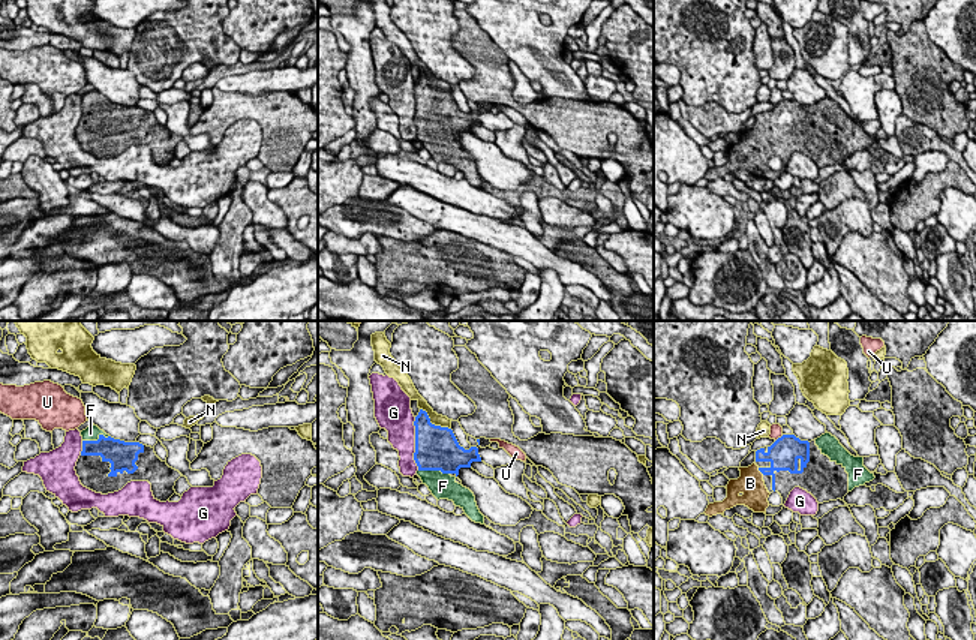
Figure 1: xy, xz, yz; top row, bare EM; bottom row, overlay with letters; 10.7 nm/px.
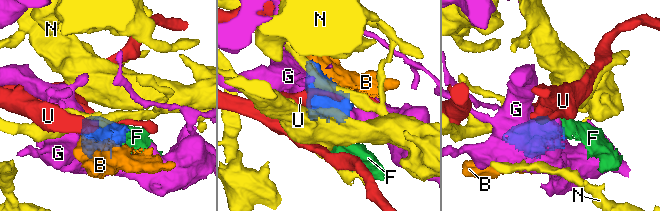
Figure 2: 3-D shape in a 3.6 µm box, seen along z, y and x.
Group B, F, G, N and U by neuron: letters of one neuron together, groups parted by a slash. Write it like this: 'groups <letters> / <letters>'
groups B F / G / N / U

